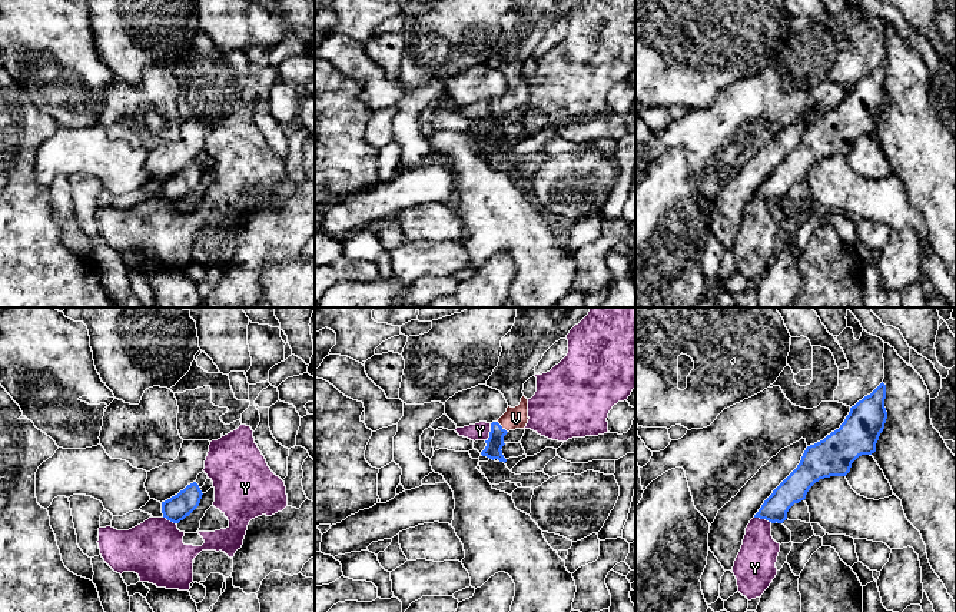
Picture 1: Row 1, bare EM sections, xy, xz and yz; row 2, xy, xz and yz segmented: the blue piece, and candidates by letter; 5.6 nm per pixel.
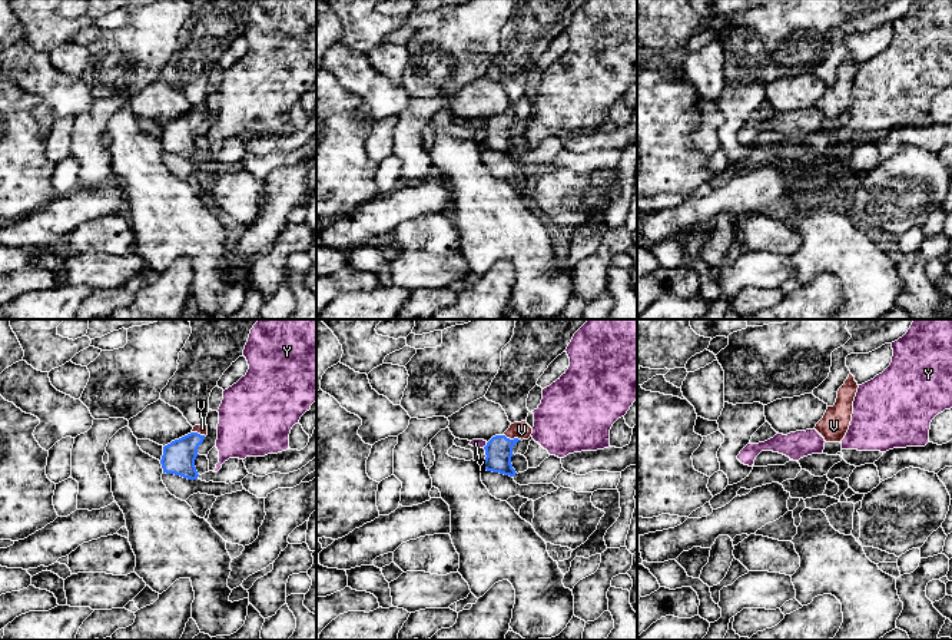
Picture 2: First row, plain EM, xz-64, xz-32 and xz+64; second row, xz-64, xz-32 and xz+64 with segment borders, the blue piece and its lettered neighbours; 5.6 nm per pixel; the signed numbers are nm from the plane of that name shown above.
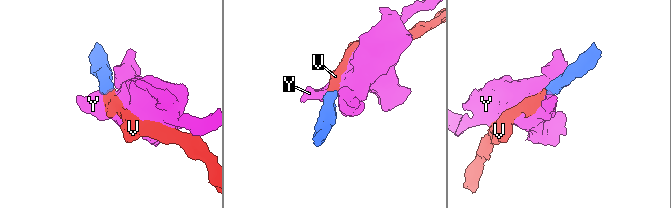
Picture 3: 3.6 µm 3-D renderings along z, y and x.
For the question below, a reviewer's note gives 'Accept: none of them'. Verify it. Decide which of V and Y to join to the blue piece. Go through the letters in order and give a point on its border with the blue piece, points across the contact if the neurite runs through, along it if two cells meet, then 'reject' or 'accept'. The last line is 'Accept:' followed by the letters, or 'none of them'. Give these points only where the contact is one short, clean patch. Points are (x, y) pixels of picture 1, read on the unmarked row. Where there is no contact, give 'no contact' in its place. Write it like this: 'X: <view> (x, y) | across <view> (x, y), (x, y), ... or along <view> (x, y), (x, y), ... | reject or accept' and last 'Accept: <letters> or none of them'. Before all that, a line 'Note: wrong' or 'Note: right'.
Note: wrong
V: xz (501, 107) | across xz (495, 120), (495, 115), (501, 107), (515, 97) | accept
Y: xz (490, 112) | along xz (491, 103), (491, 110), (485, 120) | reject
Accept: V

